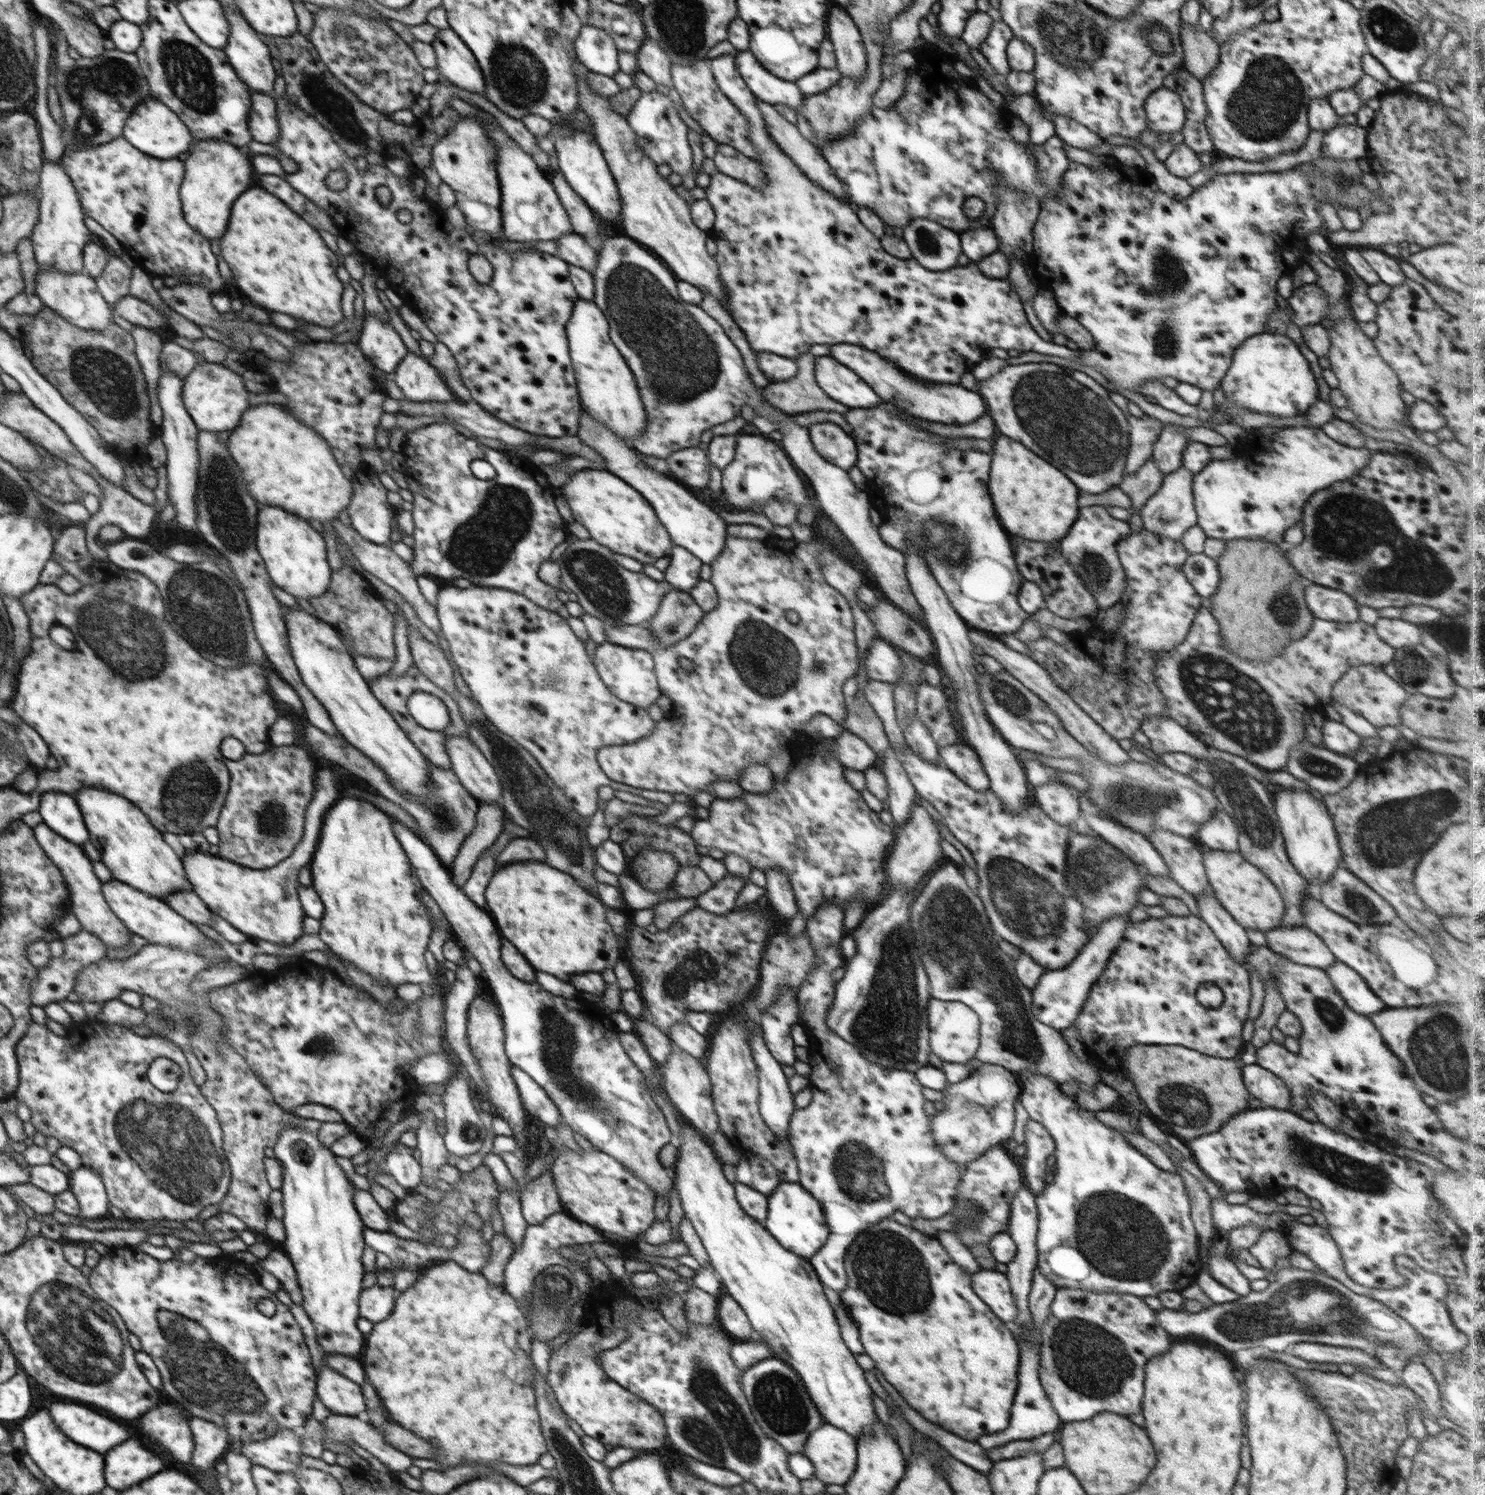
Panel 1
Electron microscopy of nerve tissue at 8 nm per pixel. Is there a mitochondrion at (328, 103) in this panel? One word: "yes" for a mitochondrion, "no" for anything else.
yes

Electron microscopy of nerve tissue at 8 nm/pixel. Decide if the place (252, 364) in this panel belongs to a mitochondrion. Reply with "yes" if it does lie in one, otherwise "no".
no

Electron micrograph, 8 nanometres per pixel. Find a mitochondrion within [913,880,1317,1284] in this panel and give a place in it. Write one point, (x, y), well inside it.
(1109, 1230)

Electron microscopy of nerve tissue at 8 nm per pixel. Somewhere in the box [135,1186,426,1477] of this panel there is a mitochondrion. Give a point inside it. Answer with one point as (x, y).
(226, 1390)

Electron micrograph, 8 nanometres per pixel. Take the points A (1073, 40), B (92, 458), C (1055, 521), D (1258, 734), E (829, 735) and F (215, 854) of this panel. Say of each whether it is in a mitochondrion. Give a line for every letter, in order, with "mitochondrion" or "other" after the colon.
A: mitochondrion
B: other
C: other
D: mitochondrion
E: other
F: other

